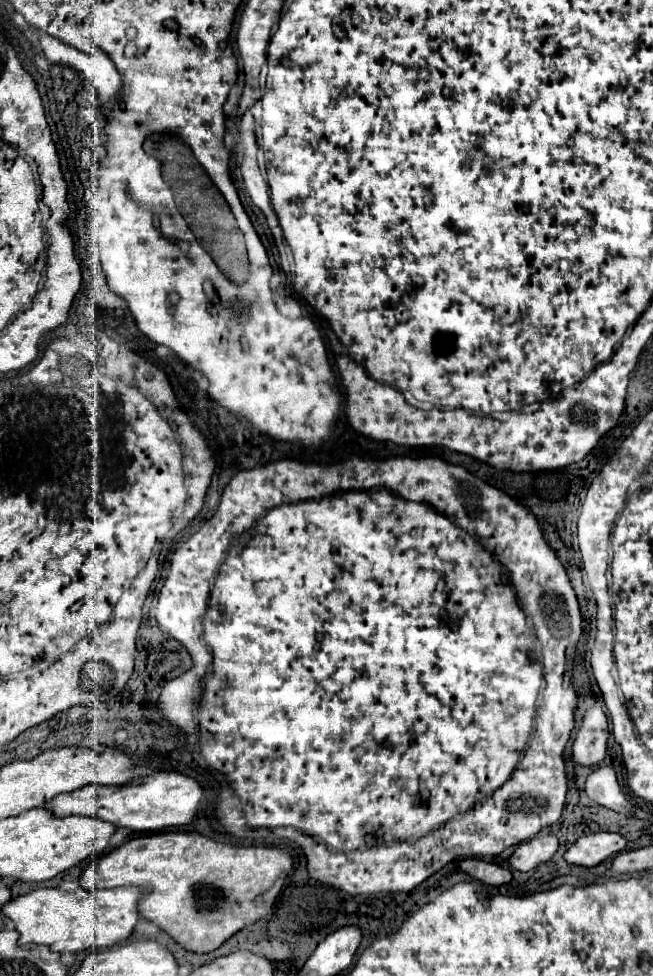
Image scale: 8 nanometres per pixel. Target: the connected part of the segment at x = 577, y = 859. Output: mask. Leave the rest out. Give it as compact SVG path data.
M596 832L596 834L588 834L578 838L564 854L564 858L570 864L578 864L578 866L598 866L602 860L606 860L612 854L622 852L628 846L626 838L620 834L612 834L612 832Z

